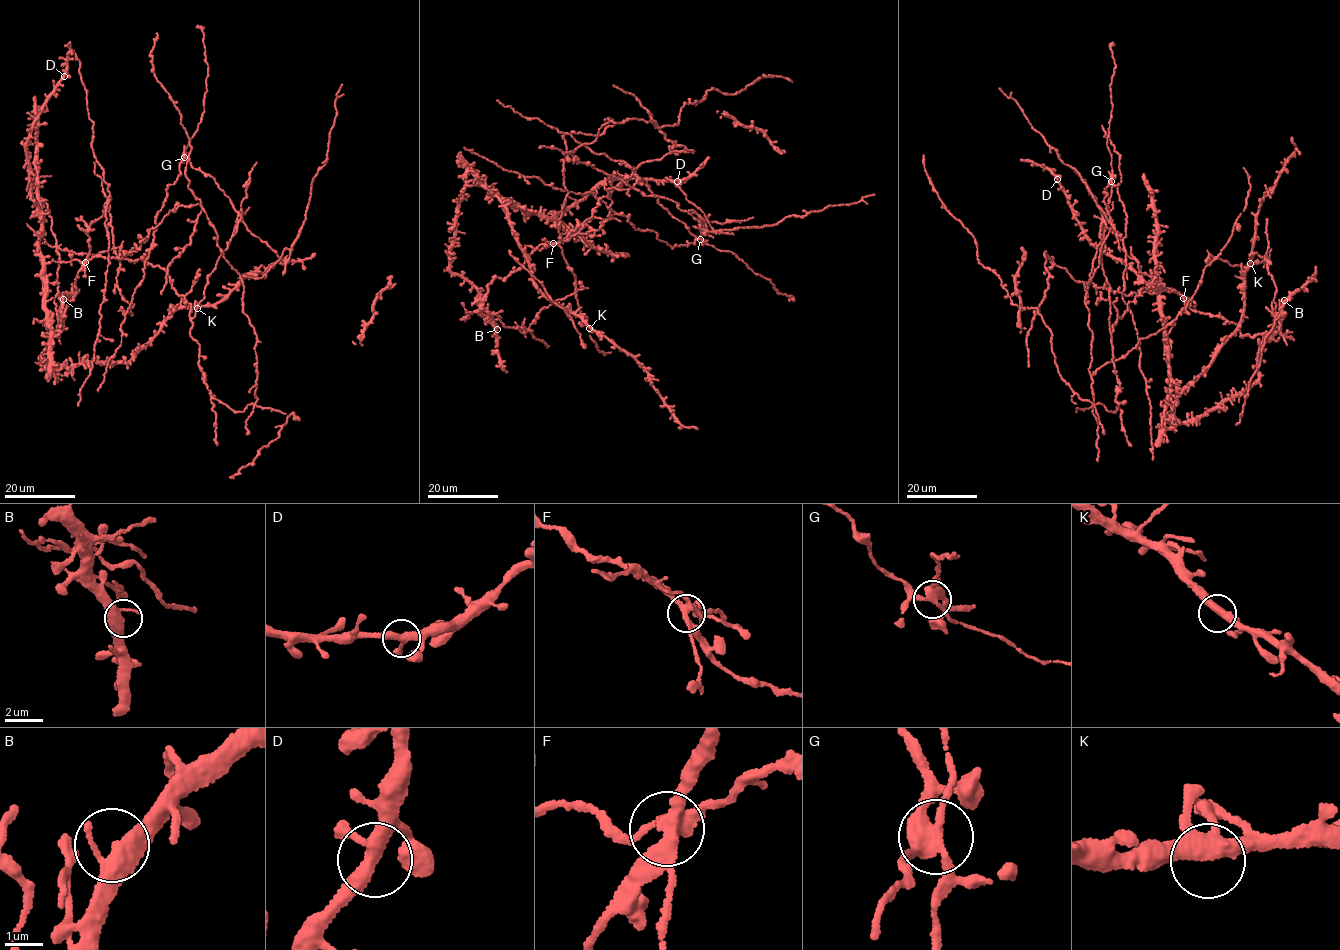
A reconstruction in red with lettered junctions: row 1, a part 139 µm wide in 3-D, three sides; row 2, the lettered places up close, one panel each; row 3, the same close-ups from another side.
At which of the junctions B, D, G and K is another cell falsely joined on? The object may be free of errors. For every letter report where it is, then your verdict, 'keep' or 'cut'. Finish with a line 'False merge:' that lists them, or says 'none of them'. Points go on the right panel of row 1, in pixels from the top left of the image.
B: (1284, 300) | keep
D: (1057, 179) | keep
G: (1111, 181) | cut
K: (1250, 263) | keep
False merge: G

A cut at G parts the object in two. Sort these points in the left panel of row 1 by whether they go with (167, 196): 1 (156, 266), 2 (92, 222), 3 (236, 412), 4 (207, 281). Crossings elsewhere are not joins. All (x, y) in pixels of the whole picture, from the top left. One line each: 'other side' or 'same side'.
1: other side
2: other side
3: other side
4: other side

